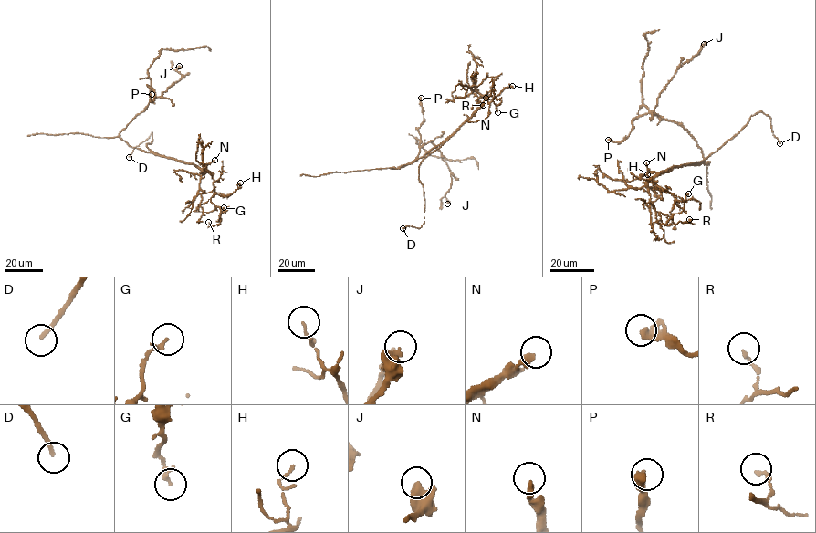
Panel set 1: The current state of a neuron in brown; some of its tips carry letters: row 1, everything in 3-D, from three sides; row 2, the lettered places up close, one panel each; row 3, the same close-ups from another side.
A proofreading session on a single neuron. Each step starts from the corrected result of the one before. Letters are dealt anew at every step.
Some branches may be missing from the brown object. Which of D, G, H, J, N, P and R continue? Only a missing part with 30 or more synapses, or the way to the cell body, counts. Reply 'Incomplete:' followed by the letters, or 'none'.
Incomplete: D, N

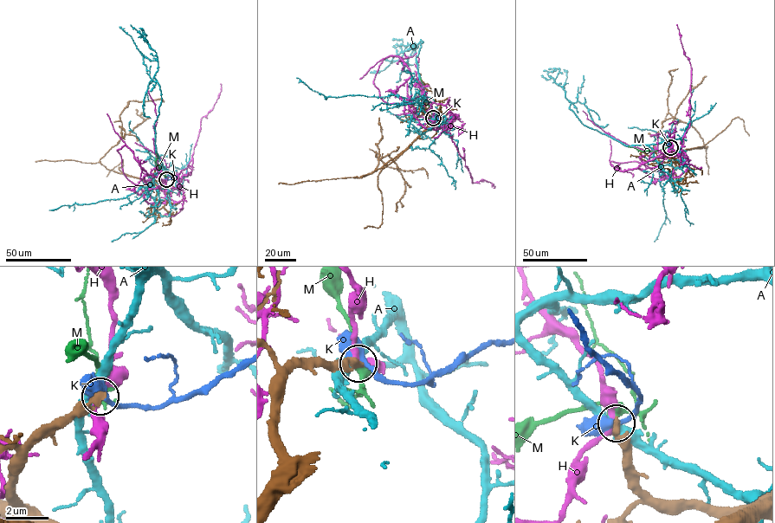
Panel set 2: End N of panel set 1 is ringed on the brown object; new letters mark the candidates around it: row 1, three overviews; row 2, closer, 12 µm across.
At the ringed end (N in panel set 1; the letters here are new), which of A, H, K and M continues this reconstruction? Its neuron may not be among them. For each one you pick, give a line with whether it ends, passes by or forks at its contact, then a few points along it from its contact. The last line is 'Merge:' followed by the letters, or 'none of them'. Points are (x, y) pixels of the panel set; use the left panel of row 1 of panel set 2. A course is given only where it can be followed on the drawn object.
Merge: none of them

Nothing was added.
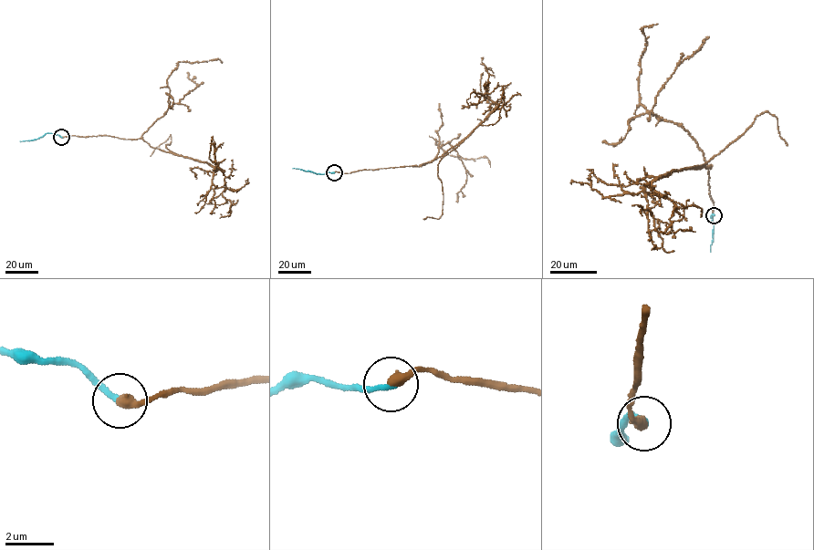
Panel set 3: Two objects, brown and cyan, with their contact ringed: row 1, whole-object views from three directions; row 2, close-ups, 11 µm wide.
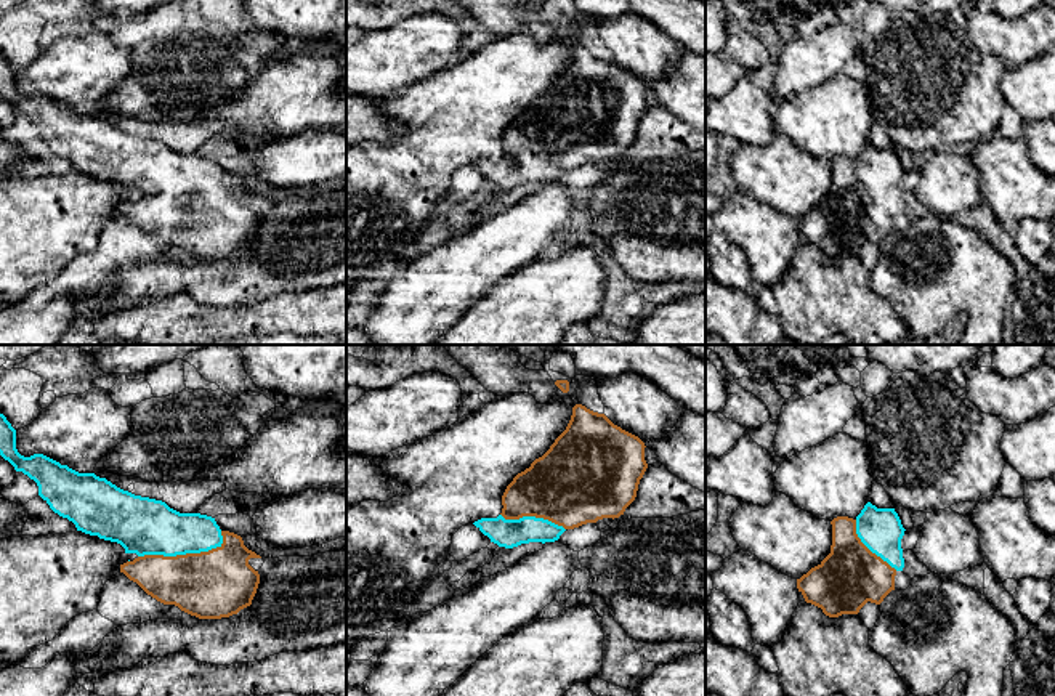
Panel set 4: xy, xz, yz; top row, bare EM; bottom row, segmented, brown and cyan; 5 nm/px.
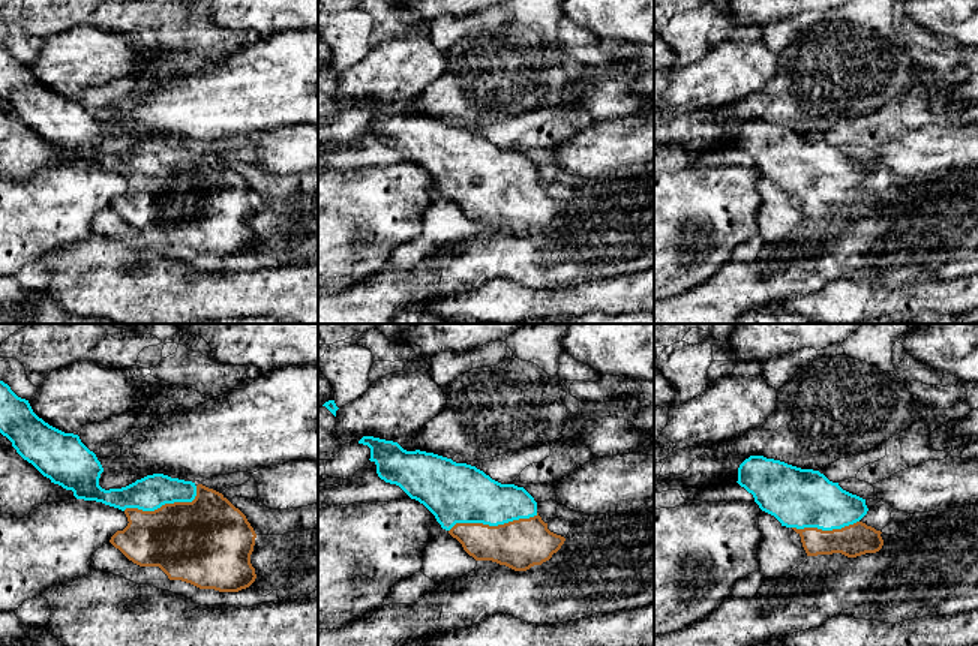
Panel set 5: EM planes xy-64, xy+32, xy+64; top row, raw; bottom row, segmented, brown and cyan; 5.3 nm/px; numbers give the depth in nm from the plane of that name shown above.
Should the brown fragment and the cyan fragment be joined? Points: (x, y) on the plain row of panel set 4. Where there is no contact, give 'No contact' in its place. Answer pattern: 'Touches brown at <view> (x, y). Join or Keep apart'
Touches brown at xy (183, 196). Join

